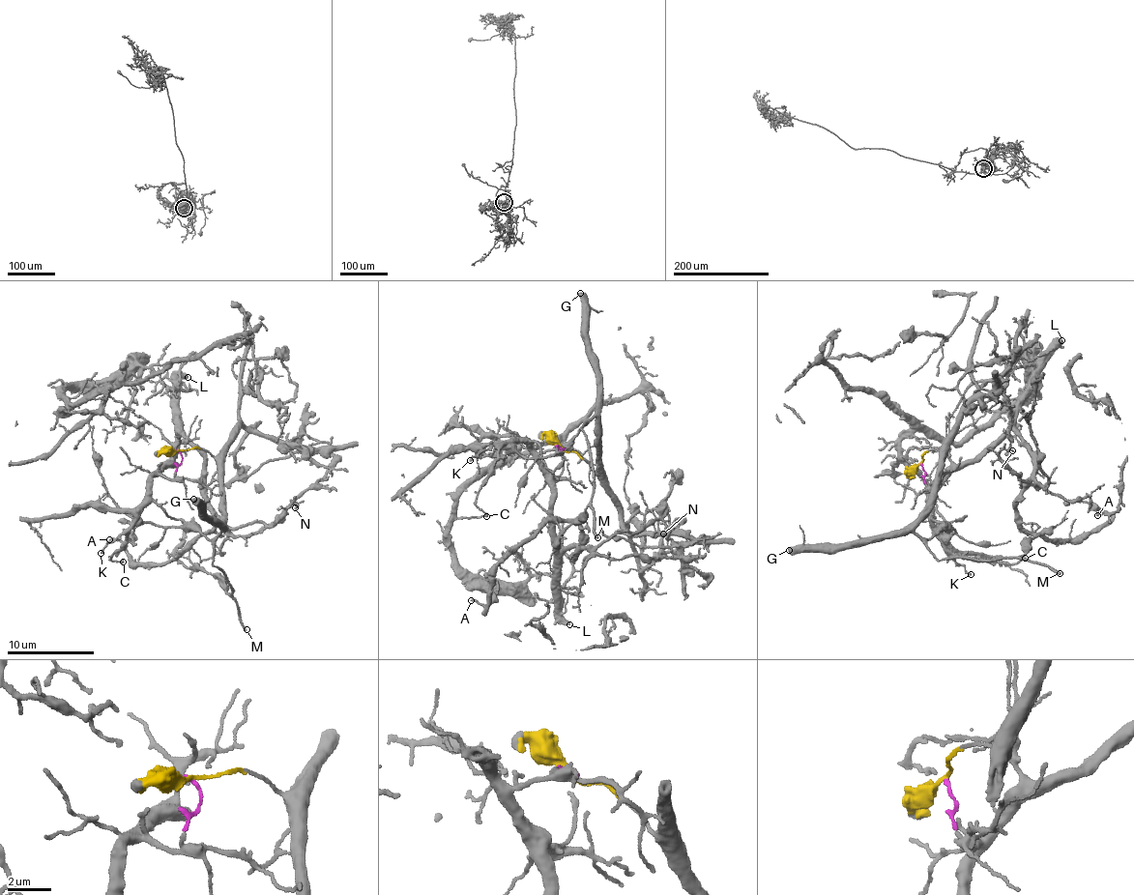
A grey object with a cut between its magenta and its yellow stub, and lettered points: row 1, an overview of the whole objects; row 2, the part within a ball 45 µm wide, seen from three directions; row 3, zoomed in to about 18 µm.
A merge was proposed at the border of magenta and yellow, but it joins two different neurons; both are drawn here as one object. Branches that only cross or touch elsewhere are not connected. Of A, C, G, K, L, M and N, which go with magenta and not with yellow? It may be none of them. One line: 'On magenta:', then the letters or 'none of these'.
On magenta: A, C, K, L, N

